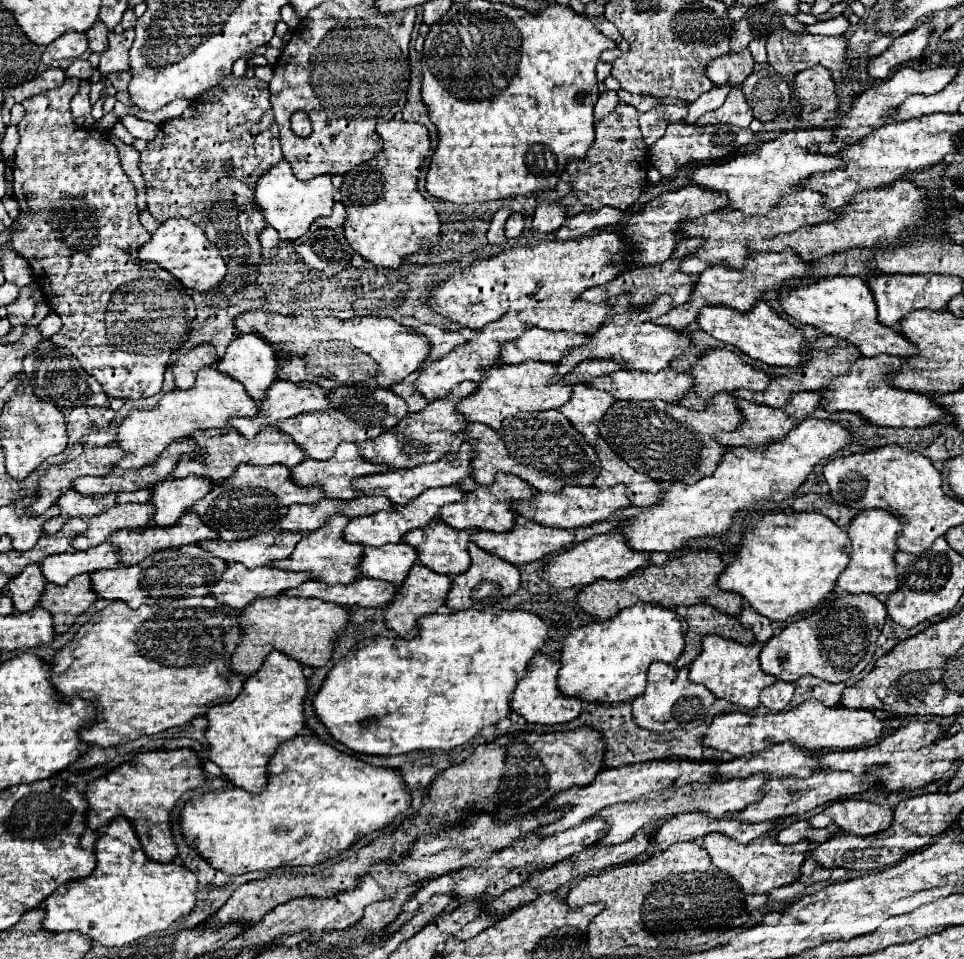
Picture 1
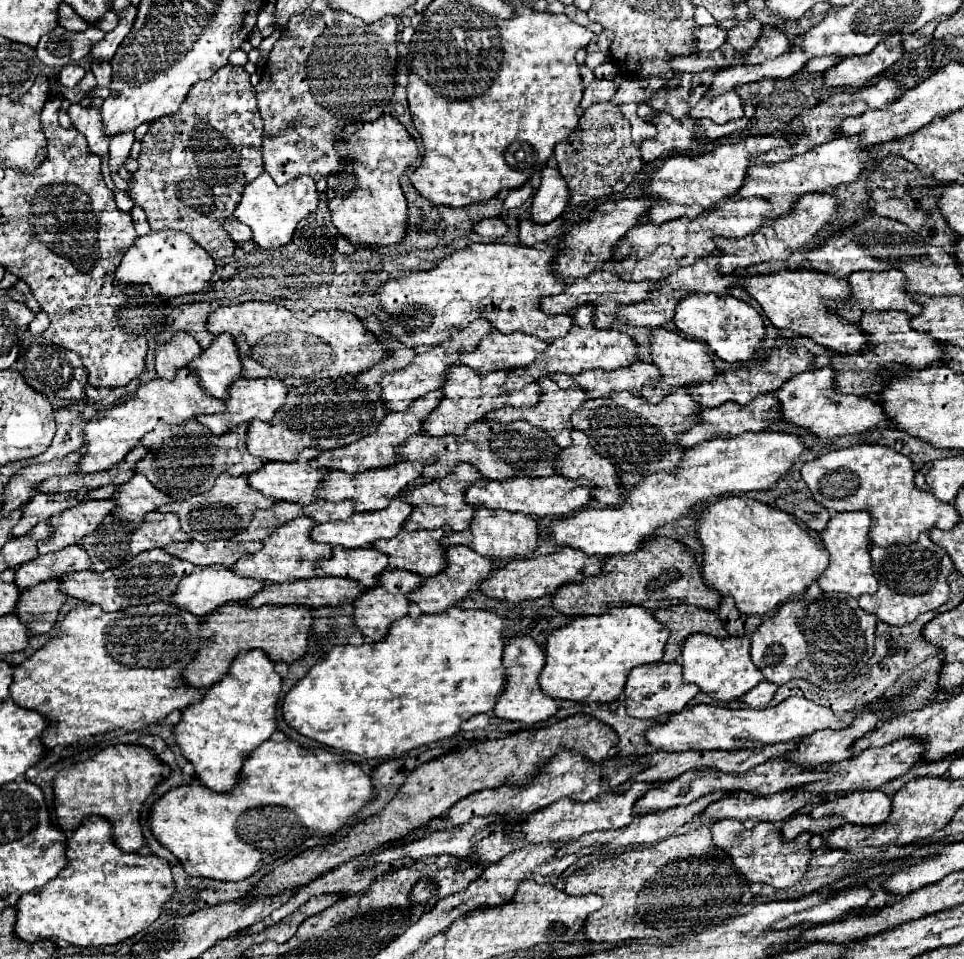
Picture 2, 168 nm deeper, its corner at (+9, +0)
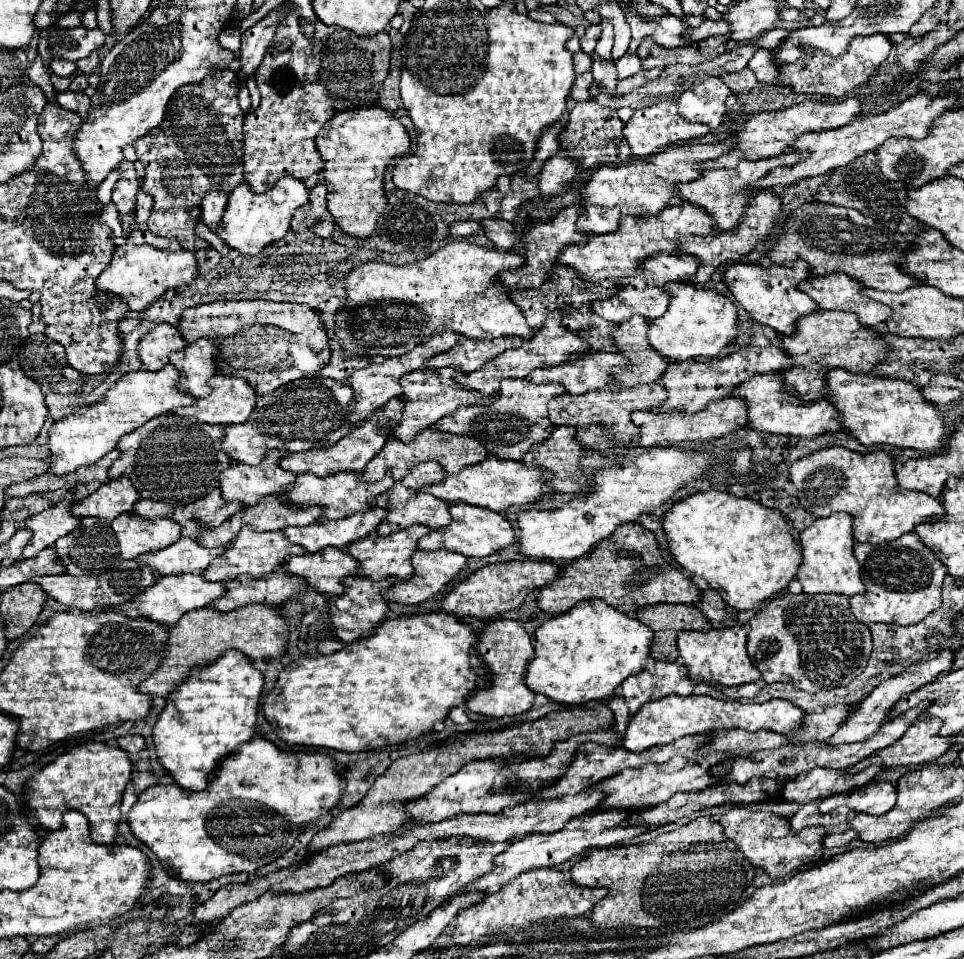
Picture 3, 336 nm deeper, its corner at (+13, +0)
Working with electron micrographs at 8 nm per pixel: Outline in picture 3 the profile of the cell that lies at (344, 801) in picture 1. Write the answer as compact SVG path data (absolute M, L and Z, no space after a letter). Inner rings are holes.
M253 737L221 761L205 791L187 791L177 783L153 785L139 793L137 803L127 813L127 821L133 835L159 857L165 869L169 865L171 875L181 881L205 883L233 873L251 875L289 851L311 821L325 817L339 803L347 781L335 765L335 759L327 753L283 751L263 737Z

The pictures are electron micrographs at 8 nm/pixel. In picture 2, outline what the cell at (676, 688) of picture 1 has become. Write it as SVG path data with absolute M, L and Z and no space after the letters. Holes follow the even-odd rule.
M651 663L651 665L641 665L635 667L629 673L627 685L625 685L625 705L627 713L637 719L665 719L669 713L677 713L687 707L687 703L699 693L699 687L687 685L681 675L681 665L679 663ZM663 685L669 685L667 689Z

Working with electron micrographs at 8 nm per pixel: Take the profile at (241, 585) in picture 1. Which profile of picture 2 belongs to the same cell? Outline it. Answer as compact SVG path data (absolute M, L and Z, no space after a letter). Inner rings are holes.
M195 567L187 577L183 577L183 583L179 583L179 587L177 587L175 595L171 595L169 603L173 603L179 609L185 609L197 617L203 617L203 615L215 611L215 607L221 607L229 601L245 601L261 589L263 589L263 583L259 583L255 579L239 577L233 571L229 571L227 567Z

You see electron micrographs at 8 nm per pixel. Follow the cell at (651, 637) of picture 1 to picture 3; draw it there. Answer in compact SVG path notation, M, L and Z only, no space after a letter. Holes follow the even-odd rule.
M581 601L571 611L545 621L535 631L535 657L527 667L525 685L565 705L609 699L621 681L645 669L651 657L653 631L603 601Z

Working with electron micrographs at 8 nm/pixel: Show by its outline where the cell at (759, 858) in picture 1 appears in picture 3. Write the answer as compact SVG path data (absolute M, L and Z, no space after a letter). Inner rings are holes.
M749 807L729 809L725 815L721 815L719 823L726 838L739 847L745 859L753 867L763 869L771 879L783 879L785 875L791 875L803 867L817 865L823 857L823 827L807 827L801 833L793 833L787 817L779 817L771 811L753 811Z

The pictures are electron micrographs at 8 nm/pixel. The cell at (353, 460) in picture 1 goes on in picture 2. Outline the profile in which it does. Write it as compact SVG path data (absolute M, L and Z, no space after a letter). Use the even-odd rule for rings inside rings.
M303 449L299 459L281 463L271 461L261 469L249 473L249 485L263 493L265 497L273 497L277 501L293 501L293 503L315 503L313 491L319 485L321 477L327 473L325 469L313 469L309 459L319 455L319 449Z

